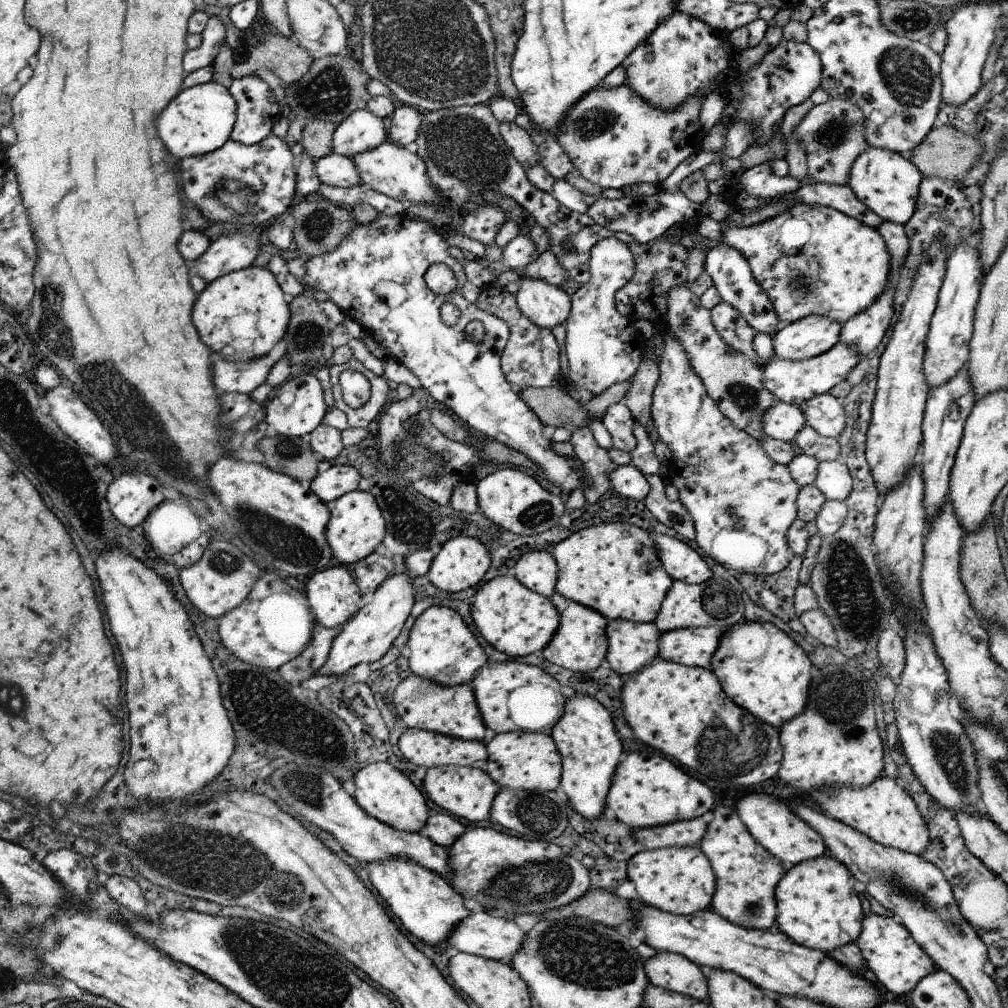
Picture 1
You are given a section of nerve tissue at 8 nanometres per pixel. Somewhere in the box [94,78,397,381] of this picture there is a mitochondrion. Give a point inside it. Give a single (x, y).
(231, 197)

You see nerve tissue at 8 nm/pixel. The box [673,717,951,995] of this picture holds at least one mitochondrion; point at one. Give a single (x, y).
(752, 908)

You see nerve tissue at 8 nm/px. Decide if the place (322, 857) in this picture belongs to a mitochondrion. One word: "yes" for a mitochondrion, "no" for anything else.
no

